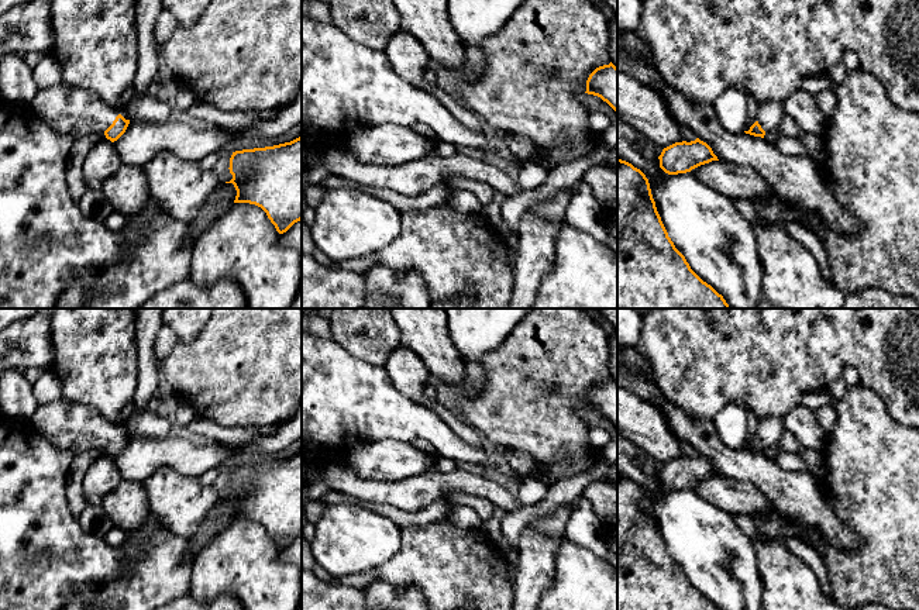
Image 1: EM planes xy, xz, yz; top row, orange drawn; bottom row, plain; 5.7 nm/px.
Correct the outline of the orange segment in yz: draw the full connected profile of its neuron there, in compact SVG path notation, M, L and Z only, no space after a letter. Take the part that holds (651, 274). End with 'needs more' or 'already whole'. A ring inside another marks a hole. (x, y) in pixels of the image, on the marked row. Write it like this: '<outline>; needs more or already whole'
M619 158L617 309L730 309L675 248L646 175Z; already whole

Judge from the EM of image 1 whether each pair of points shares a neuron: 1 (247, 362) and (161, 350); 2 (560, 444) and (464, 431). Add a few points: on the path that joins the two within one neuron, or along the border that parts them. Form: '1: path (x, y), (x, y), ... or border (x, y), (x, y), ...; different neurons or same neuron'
1: border (178, 341), (158, 362); different neurons
2: border (460, 414), (482, 436); different neurons

